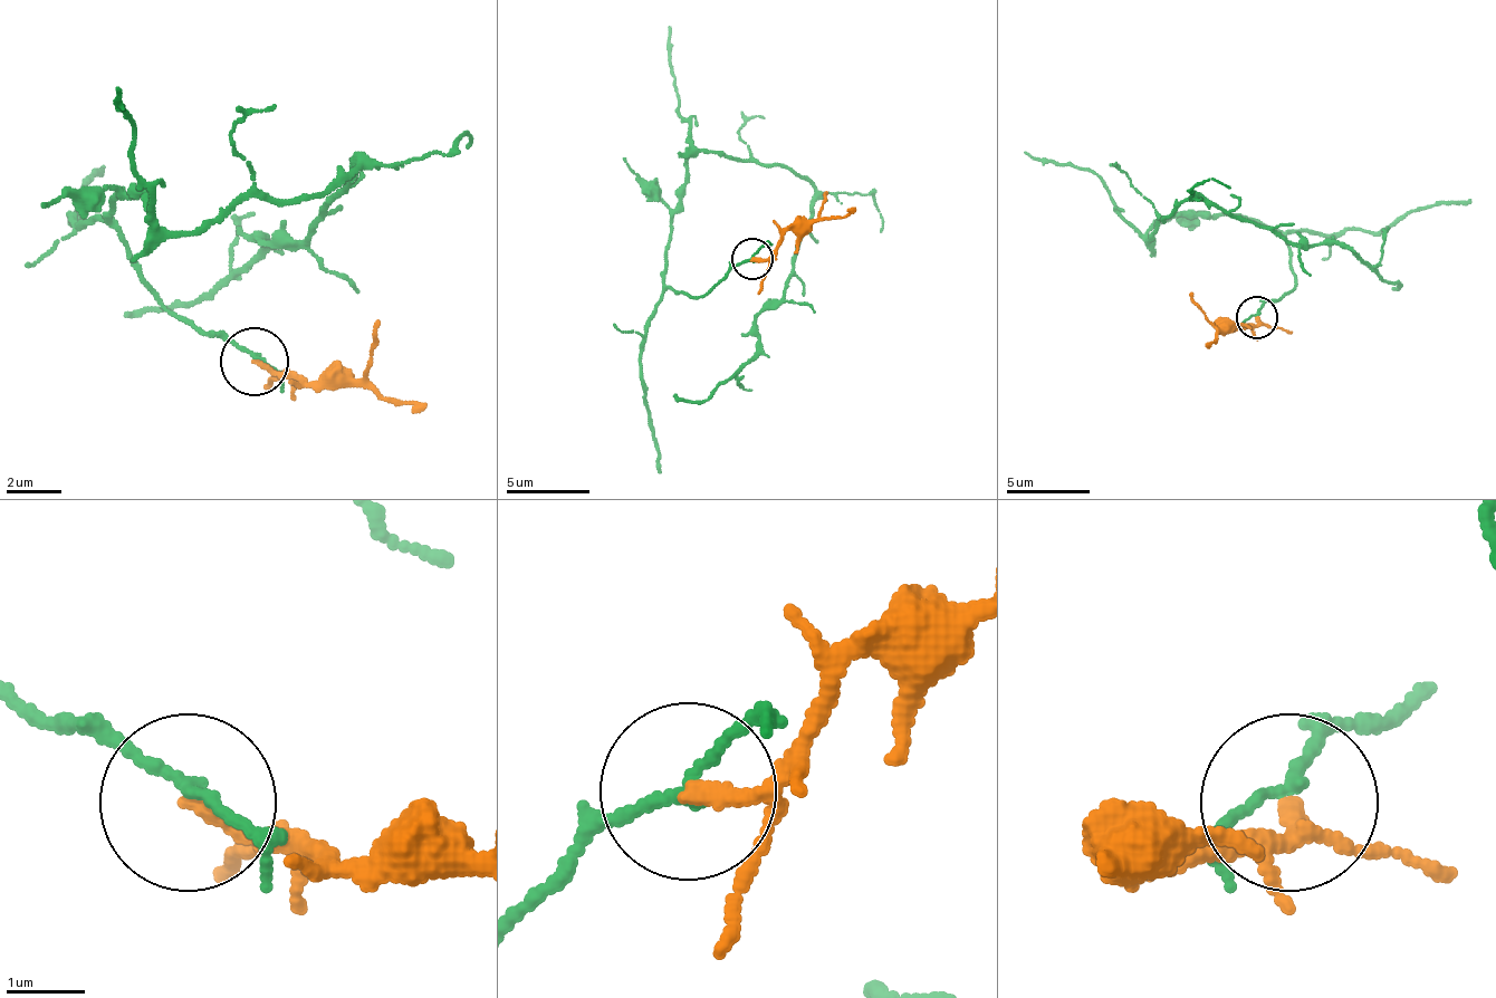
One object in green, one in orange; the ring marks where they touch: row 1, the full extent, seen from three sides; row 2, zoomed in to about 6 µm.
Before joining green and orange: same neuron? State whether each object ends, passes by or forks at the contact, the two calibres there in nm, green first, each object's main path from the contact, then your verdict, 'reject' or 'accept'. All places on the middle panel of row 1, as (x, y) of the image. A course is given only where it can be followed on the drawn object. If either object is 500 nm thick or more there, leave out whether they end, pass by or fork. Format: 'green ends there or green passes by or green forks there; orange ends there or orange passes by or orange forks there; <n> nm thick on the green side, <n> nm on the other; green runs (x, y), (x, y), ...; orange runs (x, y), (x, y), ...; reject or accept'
green passes by; orange ends there; 120 nm thick on the green side, 200 nm on the other; green runs (753, 260), (699, 297), (665, 280), (687, 156), (794, 169), (815, 214), (757, 352), (703, 401), (673, 393); orange runs (753, 260), (765, 260), (790, 231), (807, 231), (856, 205); reject

